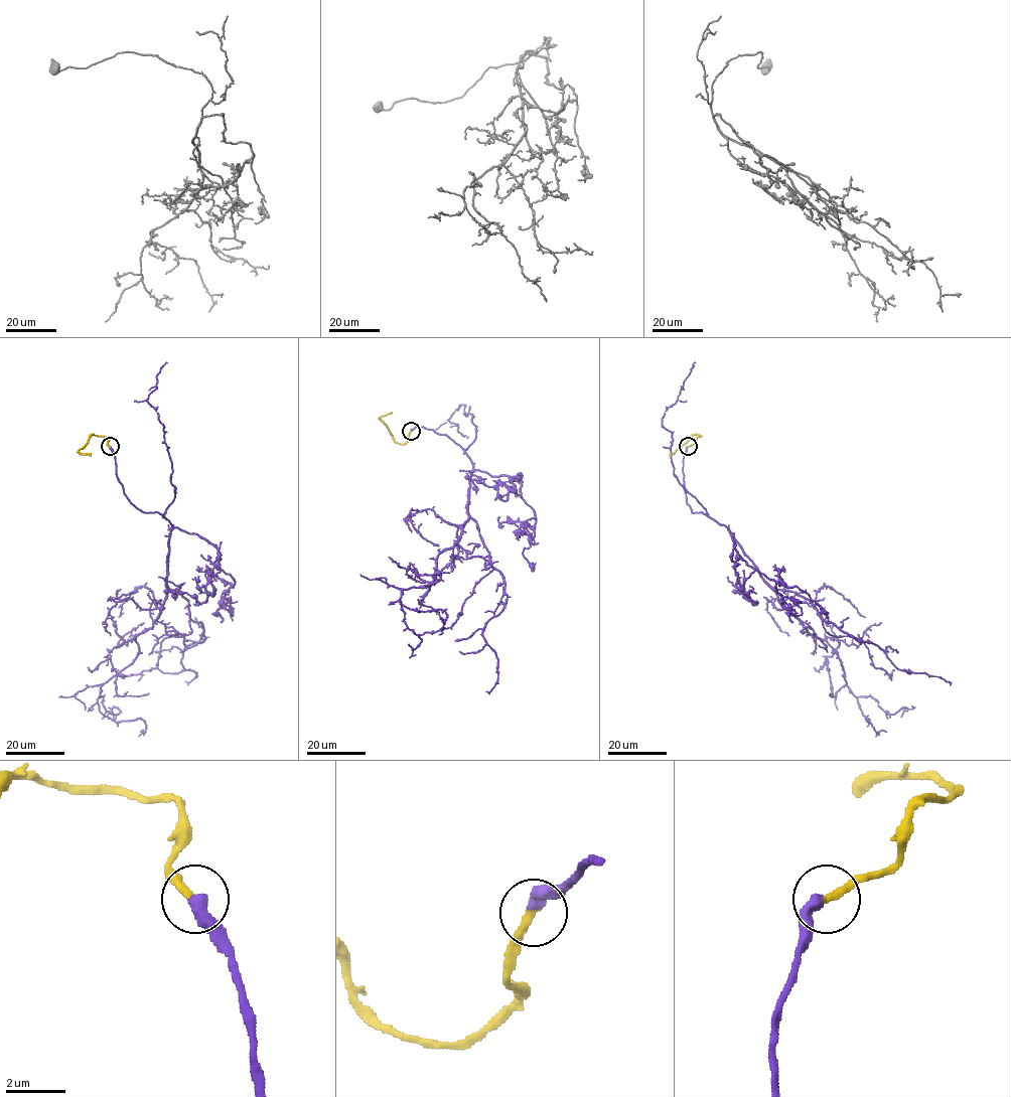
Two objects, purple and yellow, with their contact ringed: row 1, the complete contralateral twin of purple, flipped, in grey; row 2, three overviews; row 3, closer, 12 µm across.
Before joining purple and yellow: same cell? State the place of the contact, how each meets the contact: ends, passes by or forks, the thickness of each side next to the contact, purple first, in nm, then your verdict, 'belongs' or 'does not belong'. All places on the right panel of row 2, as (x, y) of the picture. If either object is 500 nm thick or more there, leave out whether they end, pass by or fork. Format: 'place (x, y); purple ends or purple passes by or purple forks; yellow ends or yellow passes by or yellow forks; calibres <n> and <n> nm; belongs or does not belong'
place (688, 446); purple ends; yellow ends; calibres 400 and 280 nm; belongs

